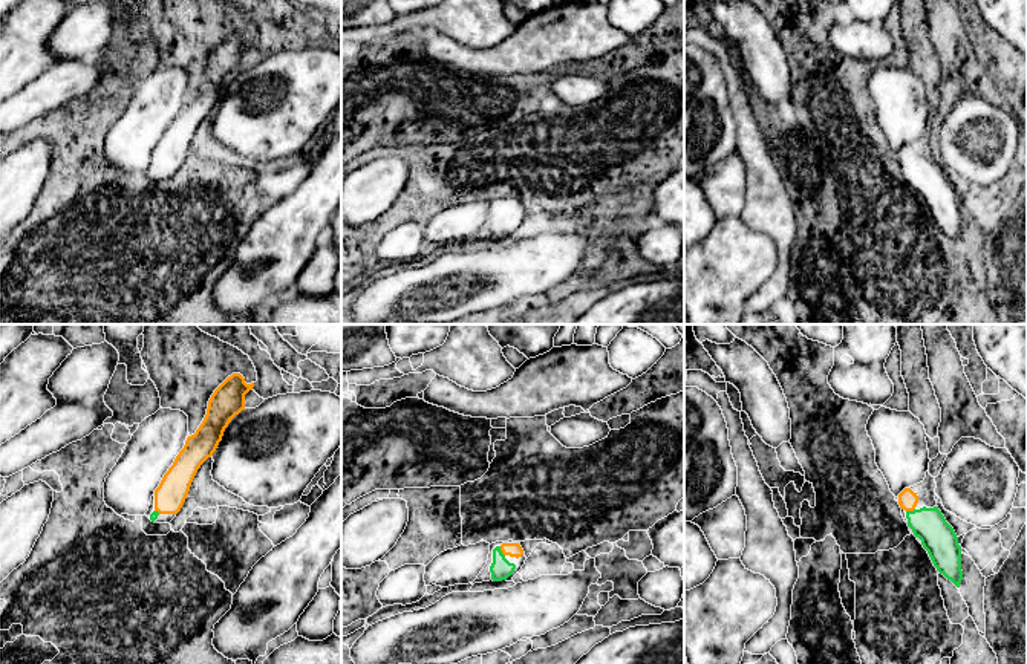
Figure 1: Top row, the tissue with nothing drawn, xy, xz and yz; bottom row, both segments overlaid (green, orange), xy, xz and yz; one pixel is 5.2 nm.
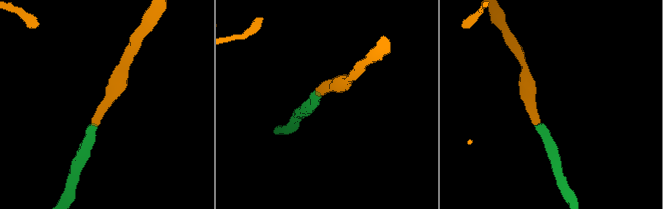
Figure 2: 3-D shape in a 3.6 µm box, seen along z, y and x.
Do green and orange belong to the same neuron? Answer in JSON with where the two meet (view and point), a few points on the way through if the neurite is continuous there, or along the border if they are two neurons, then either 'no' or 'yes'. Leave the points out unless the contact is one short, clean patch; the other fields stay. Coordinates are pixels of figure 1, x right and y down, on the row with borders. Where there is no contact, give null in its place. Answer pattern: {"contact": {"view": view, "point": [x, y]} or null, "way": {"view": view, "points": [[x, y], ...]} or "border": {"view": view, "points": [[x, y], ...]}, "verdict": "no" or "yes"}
{"contact": {"view": "xz", "point": [501, 551]}, "way": {"view": "xz", "points": [[501, 568], [501, 551], [513, 550]]}, "verdict": "yes"}

